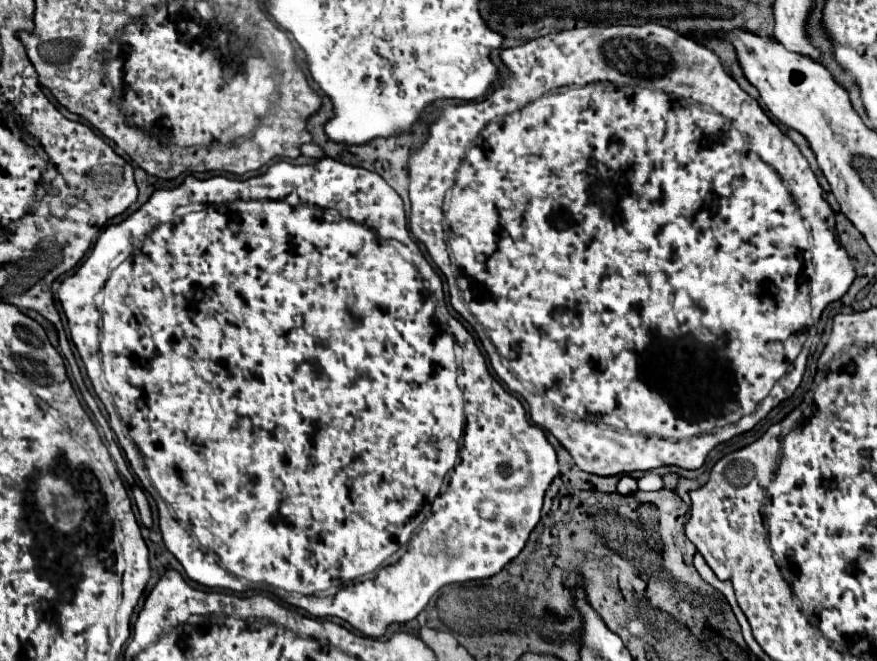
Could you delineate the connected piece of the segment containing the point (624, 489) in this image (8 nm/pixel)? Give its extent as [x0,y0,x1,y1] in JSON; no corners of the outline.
[617,475,637,495]

